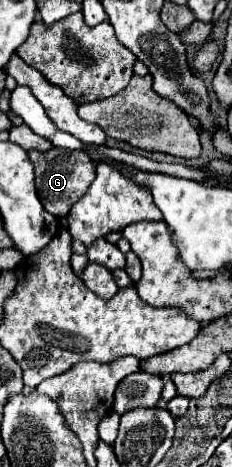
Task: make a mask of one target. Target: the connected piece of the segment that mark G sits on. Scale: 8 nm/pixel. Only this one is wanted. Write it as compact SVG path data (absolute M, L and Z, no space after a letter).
M51 148L45 154L31 150L29 158L35 166L35 184L41 204L61 204L63 212L69 212L69 204L75 204L89 188L95 176L95 162L89 158L87 152L79 150L65 150L65 148Z

